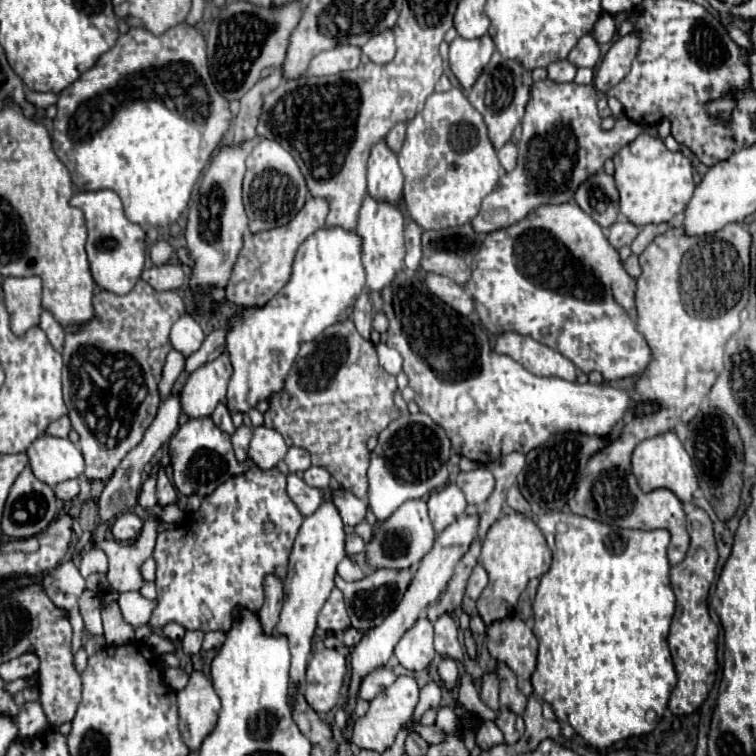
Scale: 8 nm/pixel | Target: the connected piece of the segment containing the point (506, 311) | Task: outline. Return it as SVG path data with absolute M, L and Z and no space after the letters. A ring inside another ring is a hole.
M571 203L541 205L531 215L527 215L523 221L519 221L519 223L507 227L507 229L499 229L499 231L489 233L485 237L479 253L473 259L471 271L473 271L473 275L471 275L469 283L465 285L465 291L473 297L475 311L477 311L481 323L485 325L485 329L489 333L501 335L505 331L515 331L515 333L521 333L521 335L529 335L535 341L541 341L543 345L549 345L551 349L557 349L559 353L563 353L583 373L599 371L605 381L617 381L617 379L641 375L645 371L645 367L649 365L649 361L651 361L651 349L649 349L645 337L635 329L635 321L637 321L637 311L635 311L635 279L625 271L623 261L621 261L617 249L613 249L613 245L607 241L607 237L603 235L603 229L585 211L581 211L579 205L571 205ZM621 331L627 331L627 335L625 335L627 343L621 343Z

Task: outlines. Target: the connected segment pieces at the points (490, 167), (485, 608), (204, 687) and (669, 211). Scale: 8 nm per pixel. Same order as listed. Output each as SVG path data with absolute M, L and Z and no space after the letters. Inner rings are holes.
M459 87L433 93L423 111L407 123L399 167L405 175L407 213L421 229L447 229L473 221L481 199L495 189L503 173L481 113L473 109Z
M507 513L499 517L487 531L487 537L481 547L479 563L489 573L489 583L481 597L477 599L477 609L483 621L489 625L493 621L505 619L513 615L513 609L519 601L521 591L527 587L531 577L541 577L549 571L551 565L551 551L539 527L525 517L523 513ZM495 611L495 613L493 613Z
M195 671L189 677L187 687L177 693L177 707L181 741L185 741L189 751L199 751L201 741L205 741L205 737L209 737L209 733L215 729L221 707L209 677Z
M641 133L633 143L625 145L615 157L615 183L621 197L621 215L643 227L649 223L677 221L689 197L693 195L695 165L683 151L669 151L659 139Z

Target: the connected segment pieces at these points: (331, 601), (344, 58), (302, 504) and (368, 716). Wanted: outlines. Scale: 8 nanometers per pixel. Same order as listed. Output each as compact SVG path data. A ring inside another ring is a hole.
M337 587L331 591L329 599L325 601L325 605L323 605L323 609L321 609L319 617L317 617L317 625L323 631L333 631L333 633L345 631L351 625L347 609L345 609L343 593Z
M339 45L329 51L321 51L313 57L309 63L307 75L309 77L325 77L325 75L335 75L341 71L355 69L361 59L361 49L353 45Z
M287 473L287 493L303 515L311 515L323 501L323 493L305 485L305 481L295 473Z
M397 677L397 681L385 689L385 693L379 693L373 701L369 711L363 717L357 717L353 721L353 729L351 729L351 743L355 741L355 745L359 749L371 749L377 753L383 753L385 749L389 749L399 733L399 729L403 727L403 723L409 721L415 705L419 701L419 687L417 681L413 677Z

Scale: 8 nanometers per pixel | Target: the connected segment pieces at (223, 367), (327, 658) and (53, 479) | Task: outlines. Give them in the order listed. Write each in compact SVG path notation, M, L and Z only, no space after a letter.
M221 353L217 361L209 361L209 365L201 365L197 373L191 373L181 391L183 413L187 413L193 419L211 415L215 405L225 399L231 373L233 369L225 353Z
M337 649L313 653L307 665L307 683L303 695L317 713L327 713L339 699L347 675L347 659Z
M41 435L29 445L27 455L35 477L49 487L67 479L77 479L85 471L83 455L69 439Z

